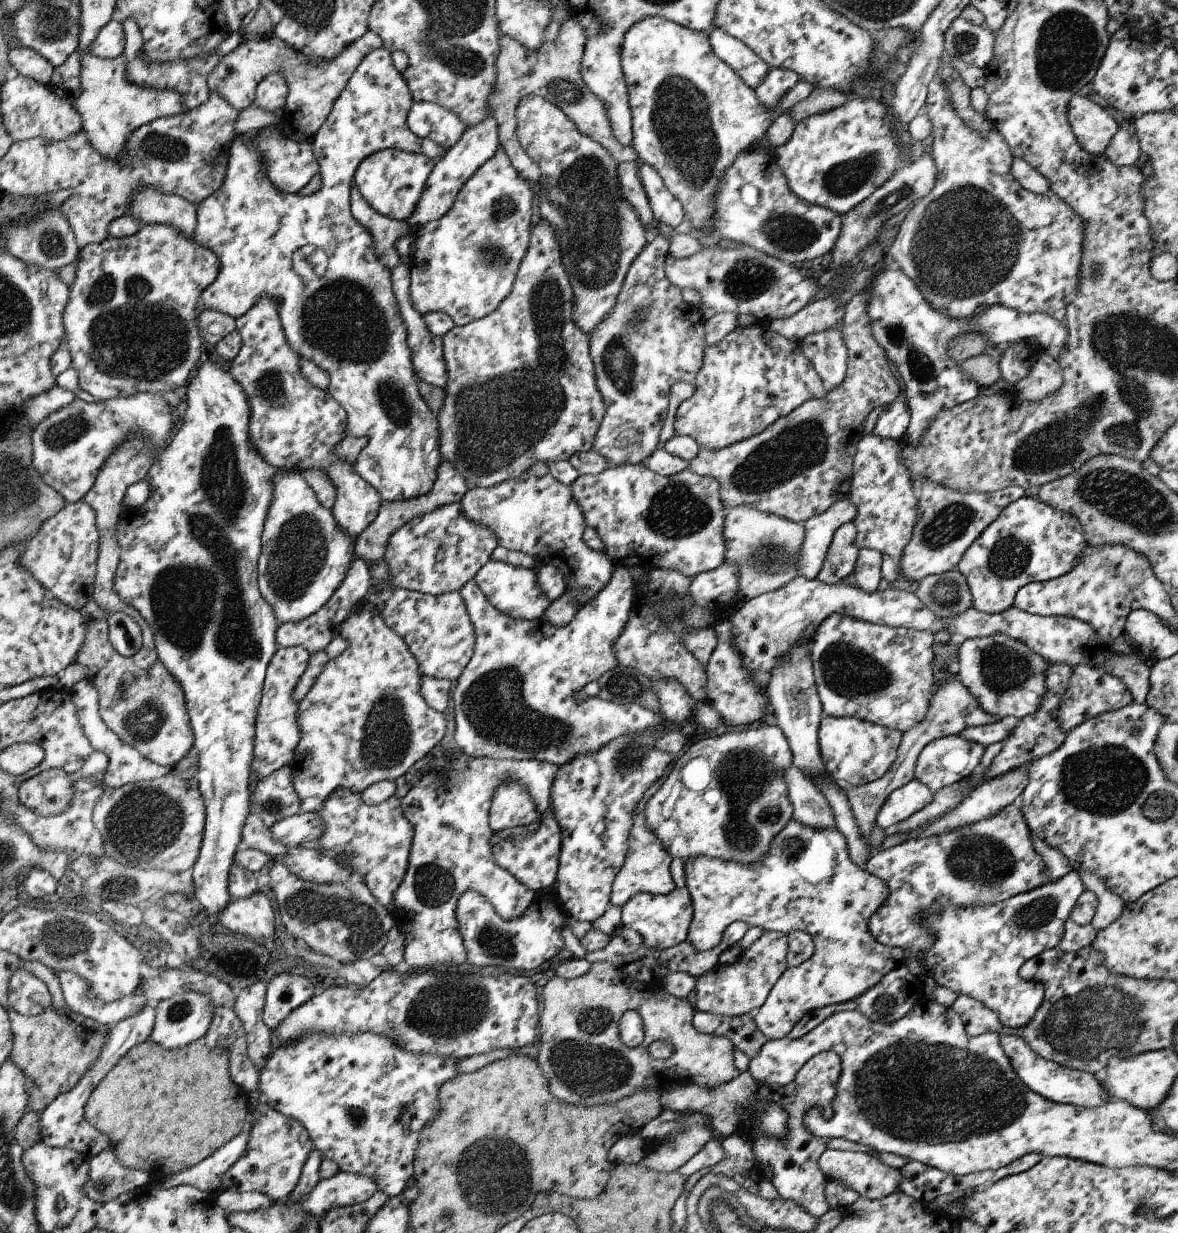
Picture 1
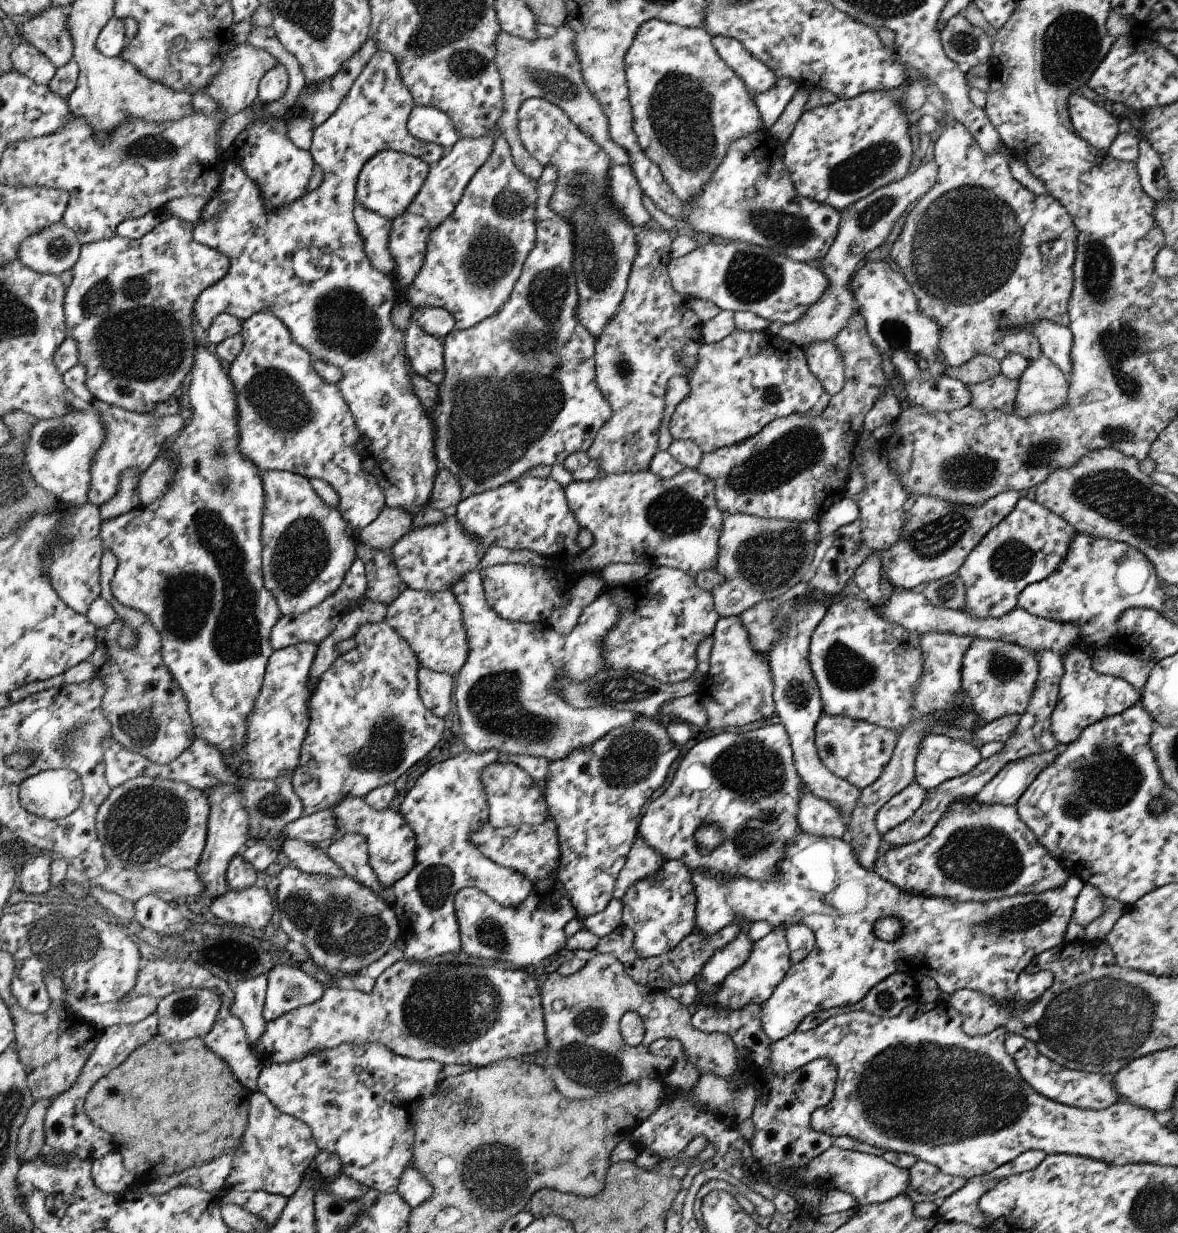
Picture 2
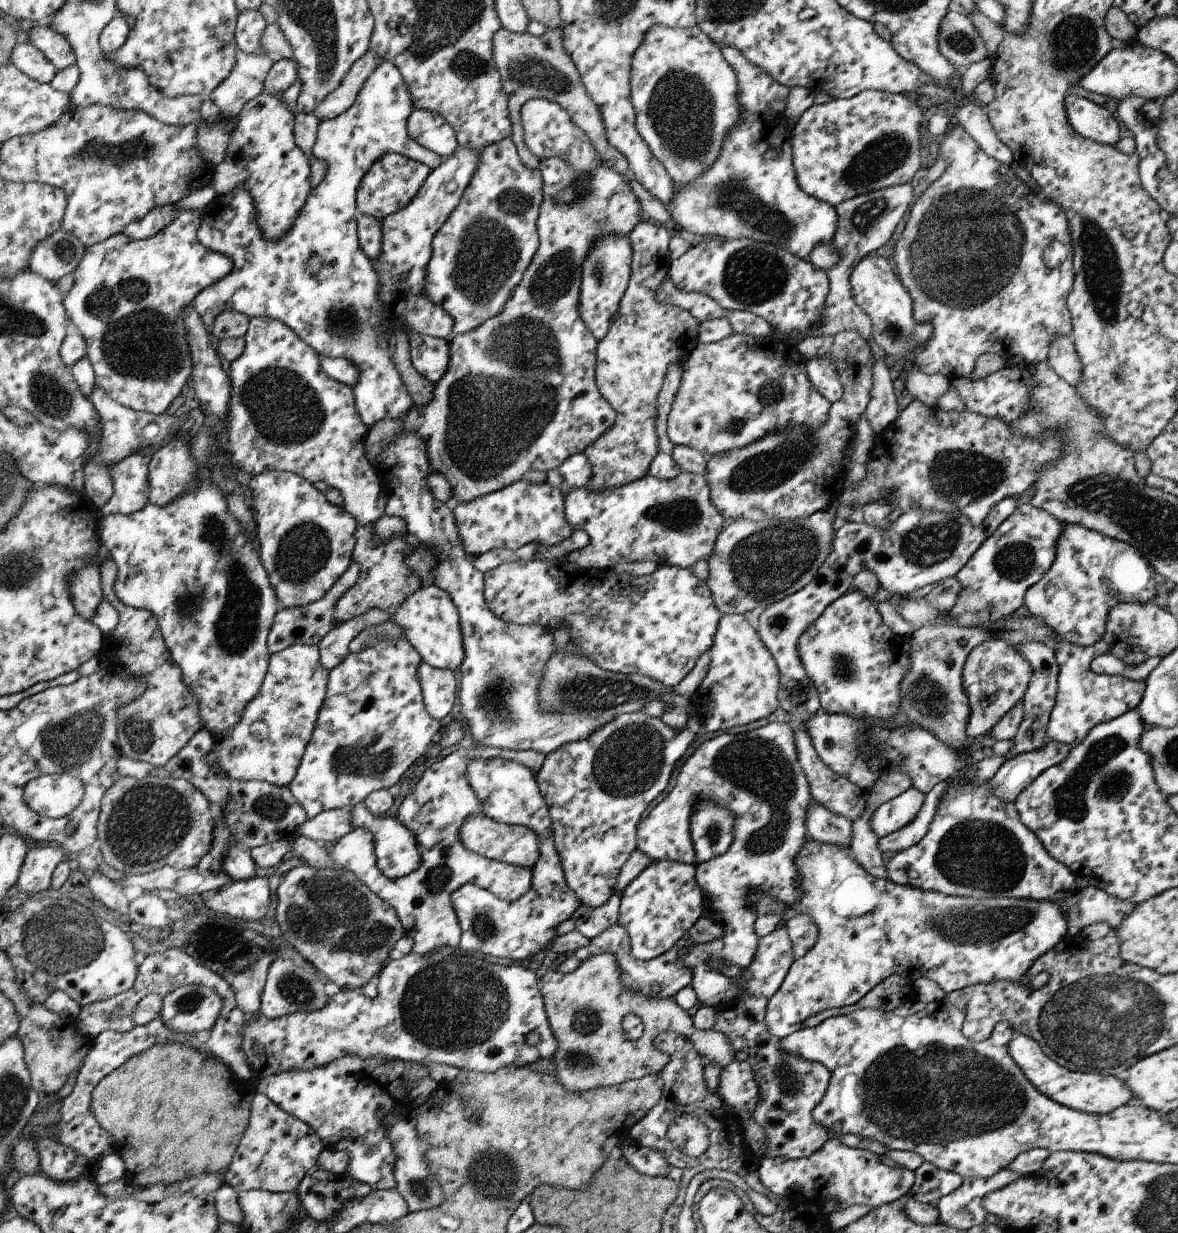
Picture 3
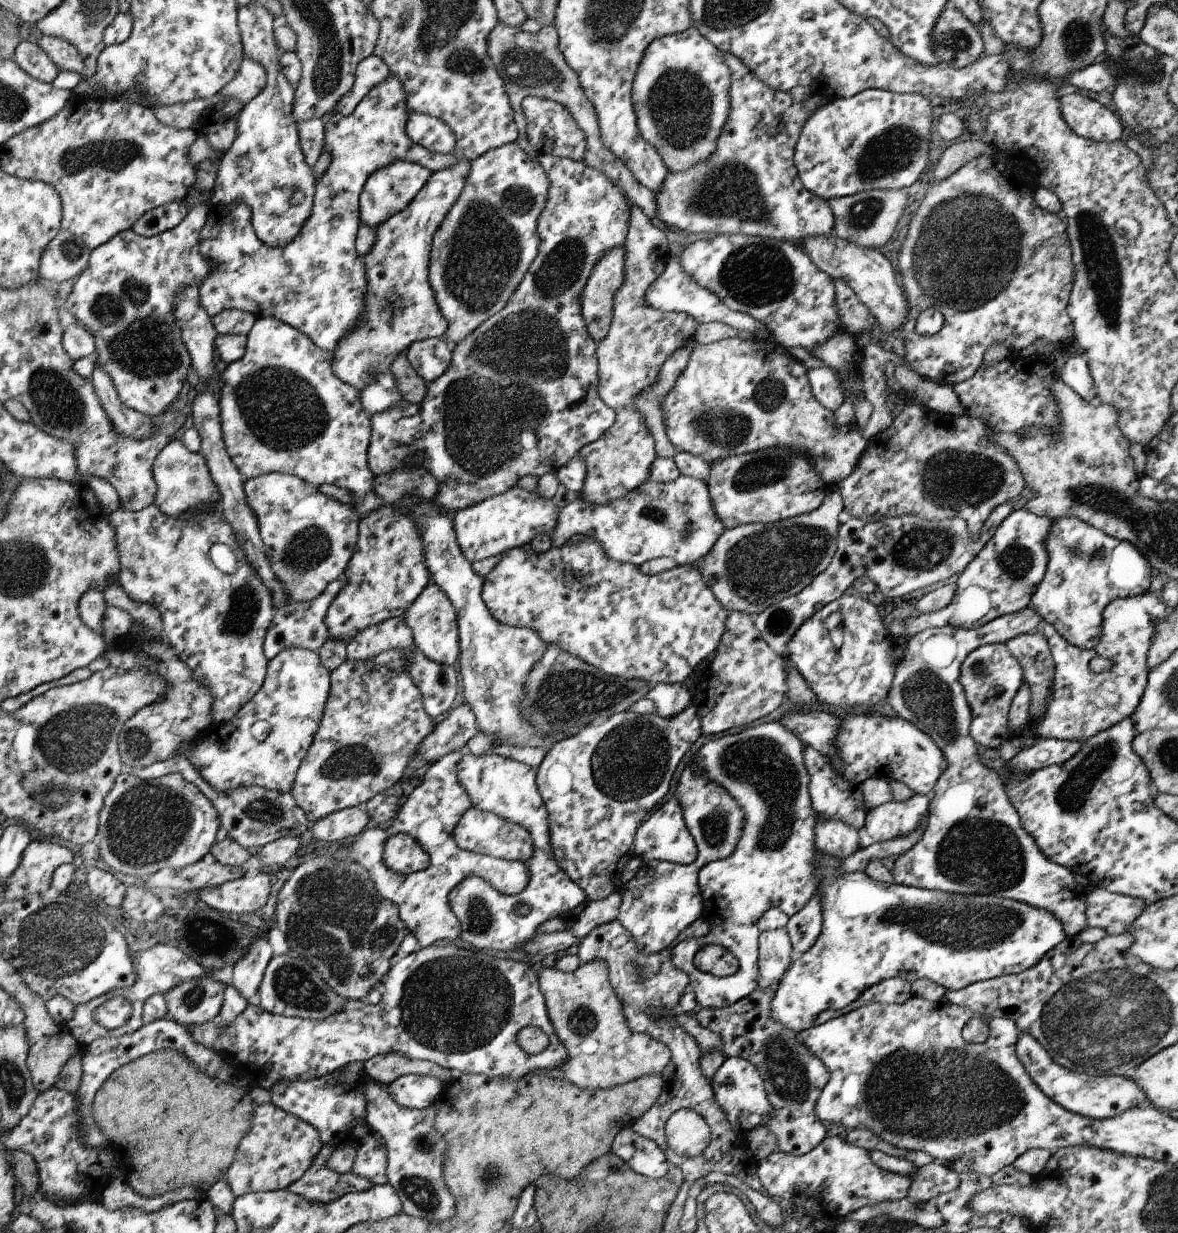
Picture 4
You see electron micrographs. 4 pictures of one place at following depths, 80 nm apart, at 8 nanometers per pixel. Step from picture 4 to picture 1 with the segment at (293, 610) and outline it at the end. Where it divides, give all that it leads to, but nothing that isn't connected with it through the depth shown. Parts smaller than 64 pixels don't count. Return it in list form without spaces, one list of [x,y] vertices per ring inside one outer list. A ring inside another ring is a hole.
[[[357,556],[350,562],[347,572],[337,587],[337,590],[327,599],[327,602],[313,614],[302,618],[299,622],[280,623],[277,628],[275,644],[278,647],[299,645],[306,648],[310,653],[324,650],[325,646],[340,634],[340,623],[345,619],[352,608],[358,605],[361,600],[372,590],[372,580],[368,573],[369,568],[366,562]]]

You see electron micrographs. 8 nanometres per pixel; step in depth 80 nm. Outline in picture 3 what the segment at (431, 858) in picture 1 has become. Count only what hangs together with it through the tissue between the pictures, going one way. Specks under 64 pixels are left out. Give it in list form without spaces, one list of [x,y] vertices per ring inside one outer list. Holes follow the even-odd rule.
[[[472,745],[470,749],[455,750],[431,764],[422,773],[413,791],[403,798],[395,816],[400,824],[411,831],[417,839],[422,864],[413,873],[395,880],[387,878],[376,867],[374,840],[367,828],[351,829],[349,834],[335,842],[333,851],[329,855],[336,866],[353,871],[353,874],[356,874],[356,877],[371,891],[394,907],[405,928],[405,936],[413,939],[411,953],[431,953],[442,948],[443,945],[458,948],[460,928],[450,901],[450,894],[459,886],[472,882],[507,902],[517,900],[530,889],[533,875],[527,867],[475,854],[467,850],[458,837],[458,828],[462,825],[464,818],[482,810],[465,774],[470,760],[479,757],[514,760],[525,765],[533,774],[536,774],[545,762],[545,755],[536,750],[514,751]]]

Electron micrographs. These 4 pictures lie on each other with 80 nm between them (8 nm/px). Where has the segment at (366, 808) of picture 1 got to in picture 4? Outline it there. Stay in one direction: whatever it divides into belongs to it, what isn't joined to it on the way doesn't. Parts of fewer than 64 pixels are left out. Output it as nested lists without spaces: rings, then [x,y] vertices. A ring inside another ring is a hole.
[[[404,833],[387,838],[380,846],[381,861],[391,870],[409,874],[420,871],[429,865],[429,855],[417,843]]]

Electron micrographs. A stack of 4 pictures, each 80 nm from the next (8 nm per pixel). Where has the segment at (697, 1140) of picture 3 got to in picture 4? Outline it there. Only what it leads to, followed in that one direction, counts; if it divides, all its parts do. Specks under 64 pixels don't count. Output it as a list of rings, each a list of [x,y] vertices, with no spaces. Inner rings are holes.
[[[677,1109],[664,1124],[664,1138],[676,1157],[693,1157],[707,1146],[710,1130],[696,1112]]]

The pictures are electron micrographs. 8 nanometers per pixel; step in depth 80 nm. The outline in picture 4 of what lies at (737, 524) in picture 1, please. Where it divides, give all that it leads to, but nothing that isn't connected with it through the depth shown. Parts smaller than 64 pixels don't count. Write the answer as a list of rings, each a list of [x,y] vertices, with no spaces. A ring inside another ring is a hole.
[[[833,489],[827,494],[827,497],[823,498],[821,505],[819,505],[817,509],[799,515],[798,517],[791,517],[772,523],[745,523],[737,525],[732,529],[725,528],[710,552],[705,556],[702,556],[699,560],[693,561],[691,567],[702,575],[703,582],[710,587],[710,590],[714,593],[714,597],[718,599],[727,613],[731,611],[741,611],[746,615],[757,614],[763,609],[766,609],[769,605],[772,605],[774,602],[781,601],[782,598],[790,597],[791,595],[797,594],[800,590],[805,589],[819,573],[822,573],[823,570],[827,568],[827,565],[830,564],[831,557],[837,552],[838,529],[841,527],[841,524],[837,519],[837,514],[839,514],[841,510],[843,510],[842,495],[838,489]]]

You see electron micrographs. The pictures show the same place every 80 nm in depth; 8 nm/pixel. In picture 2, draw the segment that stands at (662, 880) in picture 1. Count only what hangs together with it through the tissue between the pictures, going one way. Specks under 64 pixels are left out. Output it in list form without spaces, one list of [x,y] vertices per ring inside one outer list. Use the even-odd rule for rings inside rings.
[[[639,837],[638,841],[634,842],[633,848],[630,849],[626,864],[623,865],[617,880],[614,882],[613,898],[619,901],[631,886],[645,877],[658,873],[664,862],[666,860],[657,851],[648,847],[645,839]]]

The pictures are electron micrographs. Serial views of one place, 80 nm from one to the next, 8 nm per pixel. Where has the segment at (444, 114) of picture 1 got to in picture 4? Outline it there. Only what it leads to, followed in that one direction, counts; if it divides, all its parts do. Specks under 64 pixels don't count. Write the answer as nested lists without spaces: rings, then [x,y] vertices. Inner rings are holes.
[[[411,113],[406,121],[407,136],[419,146],[439,154],[449,154],[455,146],[452,130],[431,115]]]

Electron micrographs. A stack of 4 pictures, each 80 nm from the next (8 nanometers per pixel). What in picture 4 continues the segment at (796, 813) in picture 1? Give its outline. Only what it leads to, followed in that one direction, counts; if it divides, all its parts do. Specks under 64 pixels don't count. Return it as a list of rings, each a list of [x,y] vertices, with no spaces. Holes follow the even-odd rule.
[[[817,819],[814,835],[814,845],[823,857],[841,860],[849,857],[860,847],[857,831],[839,821]]]

